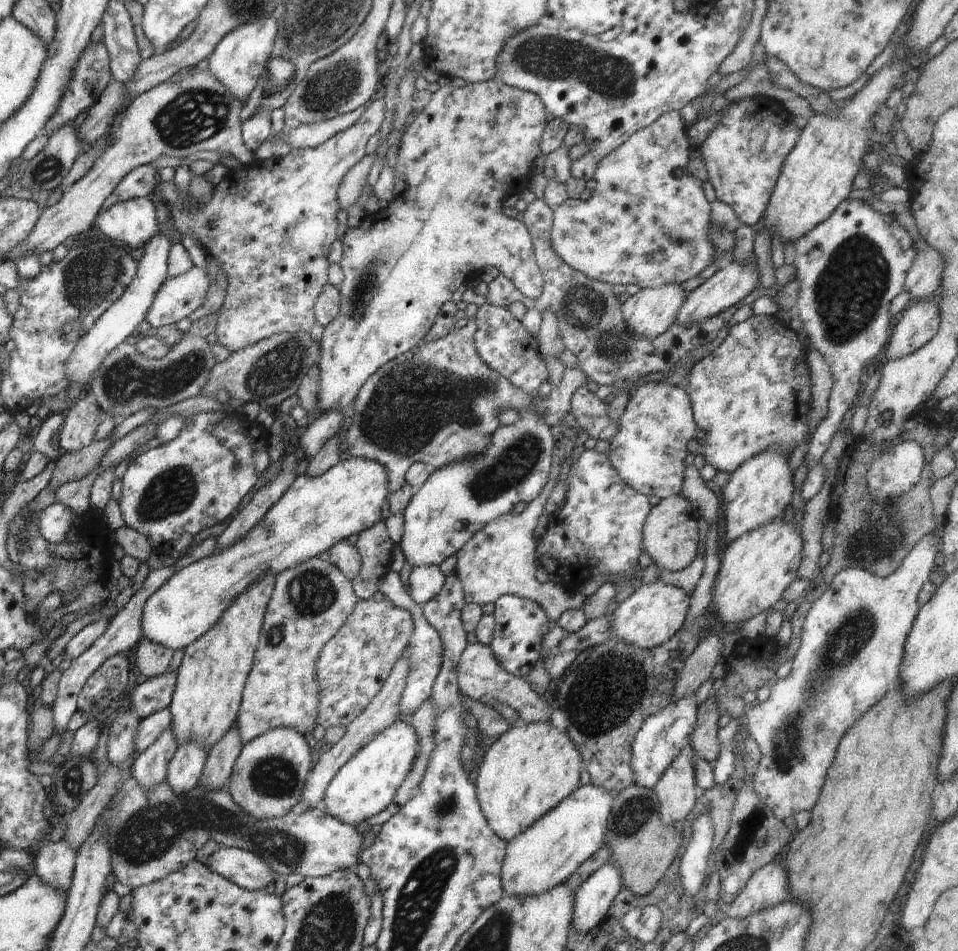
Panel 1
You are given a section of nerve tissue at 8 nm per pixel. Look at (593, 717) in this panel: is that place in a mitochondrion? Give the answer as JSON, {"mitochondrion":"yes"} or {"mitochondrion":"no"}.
{"mitochondrion":"yes"}

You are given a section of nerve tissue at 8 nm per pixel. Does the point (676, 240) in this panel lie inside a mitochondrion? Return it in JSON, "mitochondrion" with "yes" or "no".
{"mitochondrion":"yes"}

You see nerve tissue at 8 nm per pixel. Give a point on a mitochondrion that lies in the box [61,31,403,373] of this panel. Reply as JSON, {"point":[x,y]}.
{"point":[195,115]}

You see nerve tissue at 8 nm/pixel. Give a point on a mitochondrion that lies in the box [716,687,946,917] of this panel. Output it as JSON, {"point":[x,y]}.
{"point":[756,814]}

